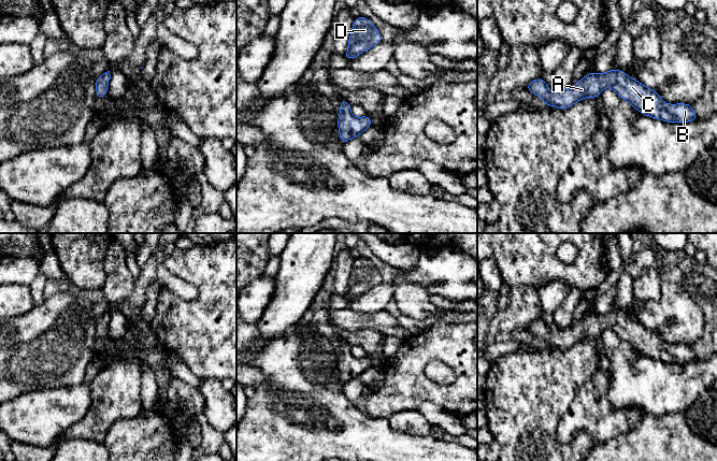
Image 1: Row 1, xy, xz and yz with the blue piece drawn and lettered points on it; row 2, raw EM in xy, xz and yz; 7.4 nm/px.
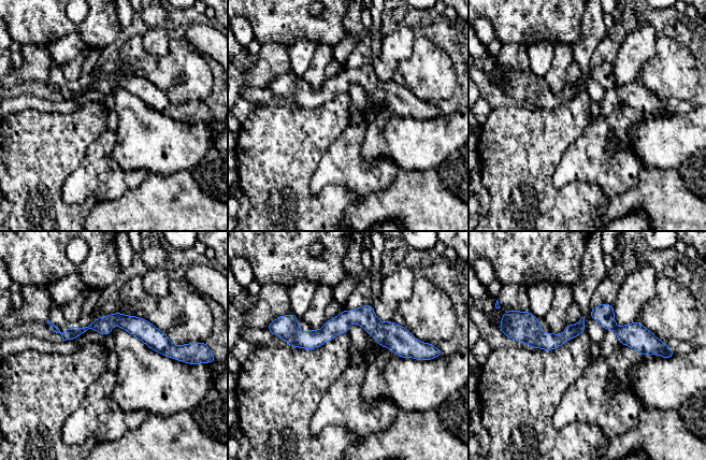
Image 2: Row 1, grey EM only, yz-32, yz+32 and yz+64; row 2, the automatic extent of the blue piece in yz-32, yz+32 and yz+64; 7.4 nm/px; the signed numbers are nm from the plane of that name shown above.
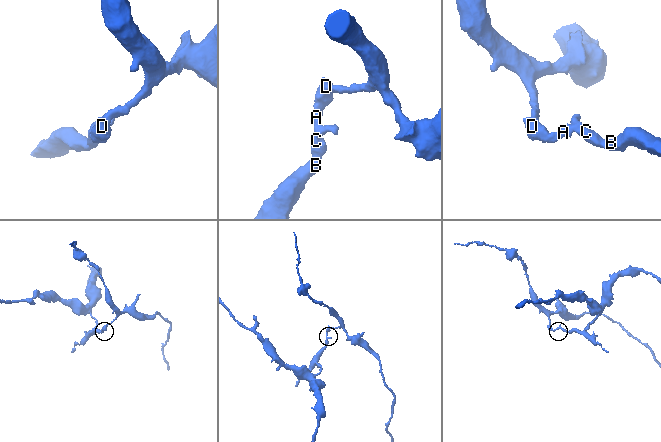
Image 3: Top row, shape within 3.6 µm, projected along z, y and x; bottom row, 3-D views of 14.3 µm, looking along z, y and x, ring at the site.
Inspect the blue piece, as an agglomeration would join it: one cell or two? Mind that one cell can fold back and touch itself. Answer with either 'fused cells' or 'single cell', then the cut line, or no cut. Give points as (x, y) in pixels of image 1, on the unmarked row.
single cell; cut none

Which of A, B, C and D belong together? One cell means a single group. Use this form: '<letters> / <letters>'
A B C D

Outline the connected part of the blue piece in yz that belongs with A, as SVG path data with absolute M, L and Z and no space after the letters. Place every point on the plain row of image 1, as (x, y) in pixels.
M612 309L605 314L597 315L590 312L573 328L558 329L554 335L542 318L525 327L535 336L544 341L544 346L567 350L585 338L600 338L604 328L613 330L621 340L628 342L636 351L651 359L659 359L666 363L685 364L698 358L691 345L668 345L661 341L656 331L631 319L619 309Z

